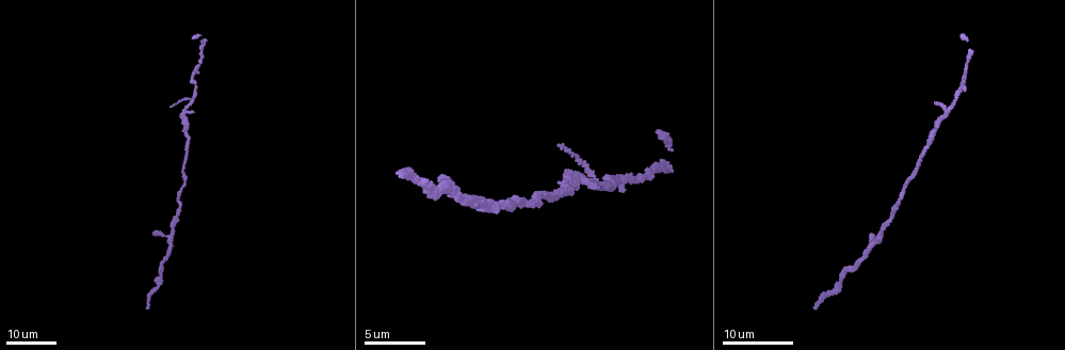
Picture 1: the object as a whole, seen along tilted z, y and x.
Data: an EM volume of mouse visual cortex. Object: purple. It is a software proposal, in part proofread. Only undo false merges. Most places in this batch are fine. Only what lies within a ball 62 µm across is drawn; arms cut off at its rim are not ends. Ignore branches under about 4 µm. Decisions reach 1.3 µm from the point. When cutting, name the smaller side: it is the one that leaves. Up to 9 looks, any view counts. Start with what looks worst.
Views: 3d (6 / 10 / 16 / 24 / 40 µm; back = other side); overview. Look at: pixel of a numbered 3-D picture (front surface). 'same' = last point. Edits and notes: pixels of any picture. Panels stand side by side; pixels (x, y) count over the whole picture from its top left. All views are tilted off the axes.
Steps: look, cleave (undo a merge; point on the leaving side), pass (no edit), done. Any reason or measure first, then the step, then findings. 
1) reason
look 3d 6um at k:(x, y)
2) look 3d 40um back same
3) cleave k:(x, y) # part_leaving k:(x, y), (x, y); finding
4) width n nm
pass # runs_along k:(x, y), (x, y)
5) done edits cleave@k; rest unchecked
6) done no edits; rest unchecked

look 3d 16um at 1:(910, 181)

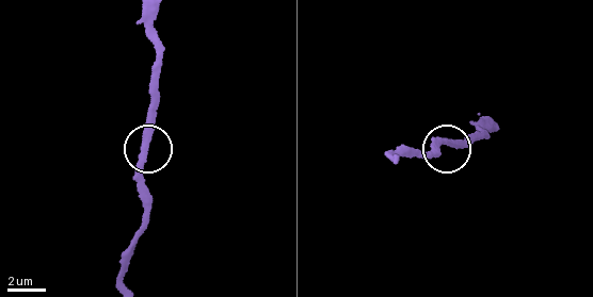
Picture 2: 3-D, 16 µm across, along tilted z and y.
look 3d 10um at 2:(144, 149)

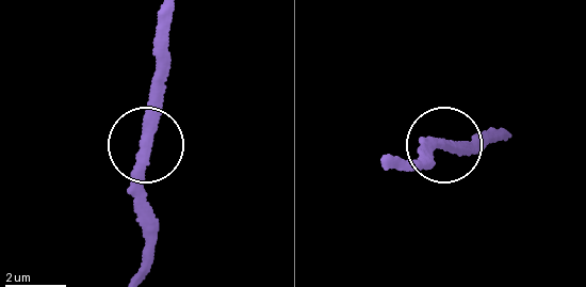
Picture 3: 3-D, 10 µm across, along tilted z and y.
pass # runs_along 3:(142, 149), (166, 76); all the same neuron

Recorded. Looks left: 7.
calibre changes
look 3d 24um at 1:(842, 283)

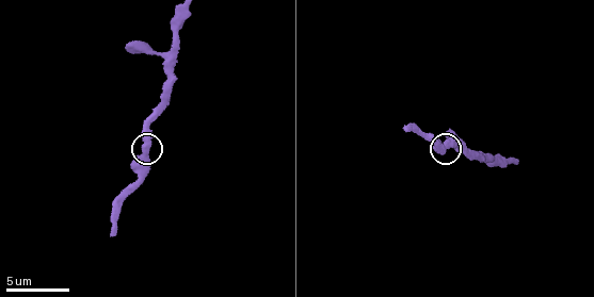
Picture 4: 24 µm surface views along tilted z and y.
look 3d 6um at 4:(143, 153)

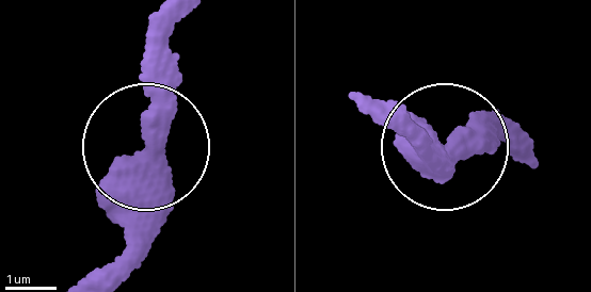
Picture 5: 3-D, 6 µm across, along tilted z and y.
pass # runs_along 5:(180, 22), (112, 273); continuous, no second neuron

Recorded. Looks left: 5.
calibre changes
look 3d 16um at 1:(182, 118)

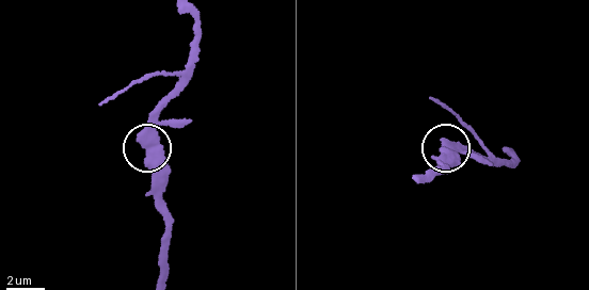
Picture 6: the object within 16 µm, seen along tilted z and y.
look 3d 10um at 6:(152, 143)

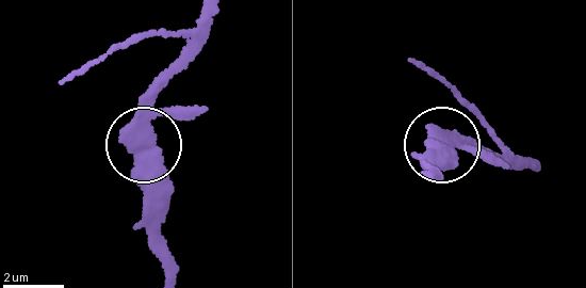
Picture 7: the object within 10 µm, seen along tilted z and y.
pass # runs_along 7:(166, 274), (140, 138), (160, 73); one neuron here

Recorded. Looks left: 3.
narrows sharply
look 3d 24um at 1:(880, 231)

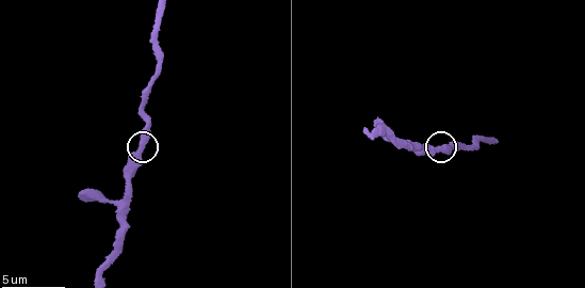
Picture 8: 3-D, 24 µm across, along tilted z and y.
look 3d 6um at 8:(141, 150)

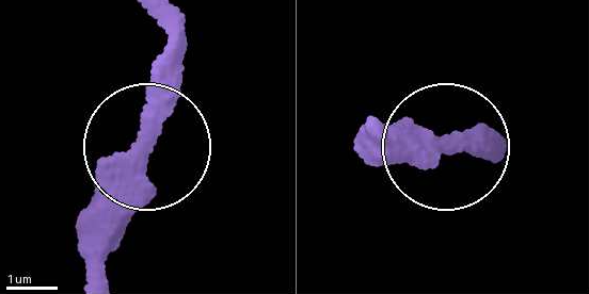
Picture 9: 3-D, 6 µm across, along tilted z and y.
width 340 nm
pass # runs_along 9:(163, 15), (142, 198), (91, 276); one neuron here

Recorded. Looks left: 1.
done no edits; rest unchecked

